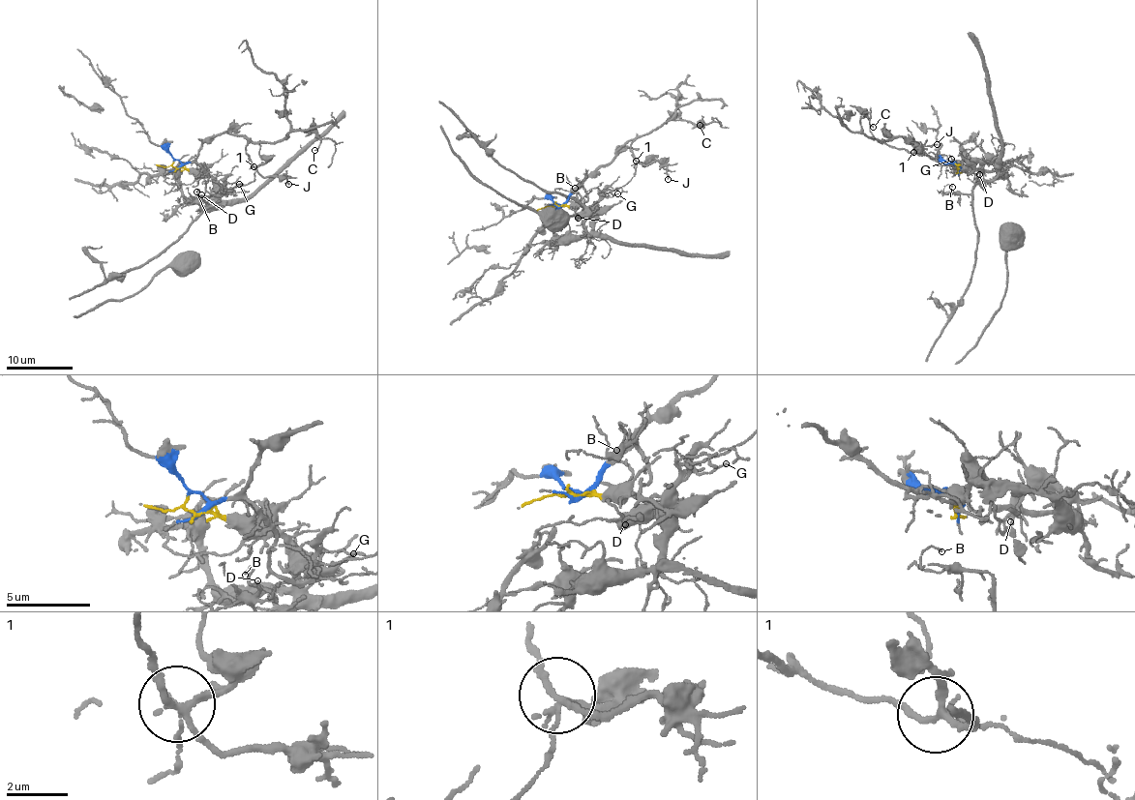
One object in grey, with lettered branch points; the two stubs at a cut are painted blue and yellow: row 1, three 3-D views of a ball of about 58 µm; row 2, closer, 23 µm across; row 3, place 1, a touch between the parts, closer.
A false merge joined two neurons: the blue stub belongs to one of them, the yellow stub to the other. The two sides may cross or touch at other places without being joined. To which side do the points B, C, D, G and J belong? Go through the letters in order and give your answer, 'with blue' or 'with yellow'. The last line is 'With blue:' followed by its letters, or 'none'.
B: with yellow
C: with blue
D: with yellow
G: with yellow
J: with blue
With blue: C, J

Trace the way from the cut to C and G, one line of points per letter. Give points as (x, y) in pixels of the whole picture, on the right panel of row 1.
C: (954, 163), (934, 160), (916, 144), (900, 136), (881, 142), (864, 133), (859, 121), (863, 114), (873, 127)
G: (954, 163), (958, 168), (957, 162), (962, 162), (963, 159), (968, 163), (962, 167), (952, 159)

